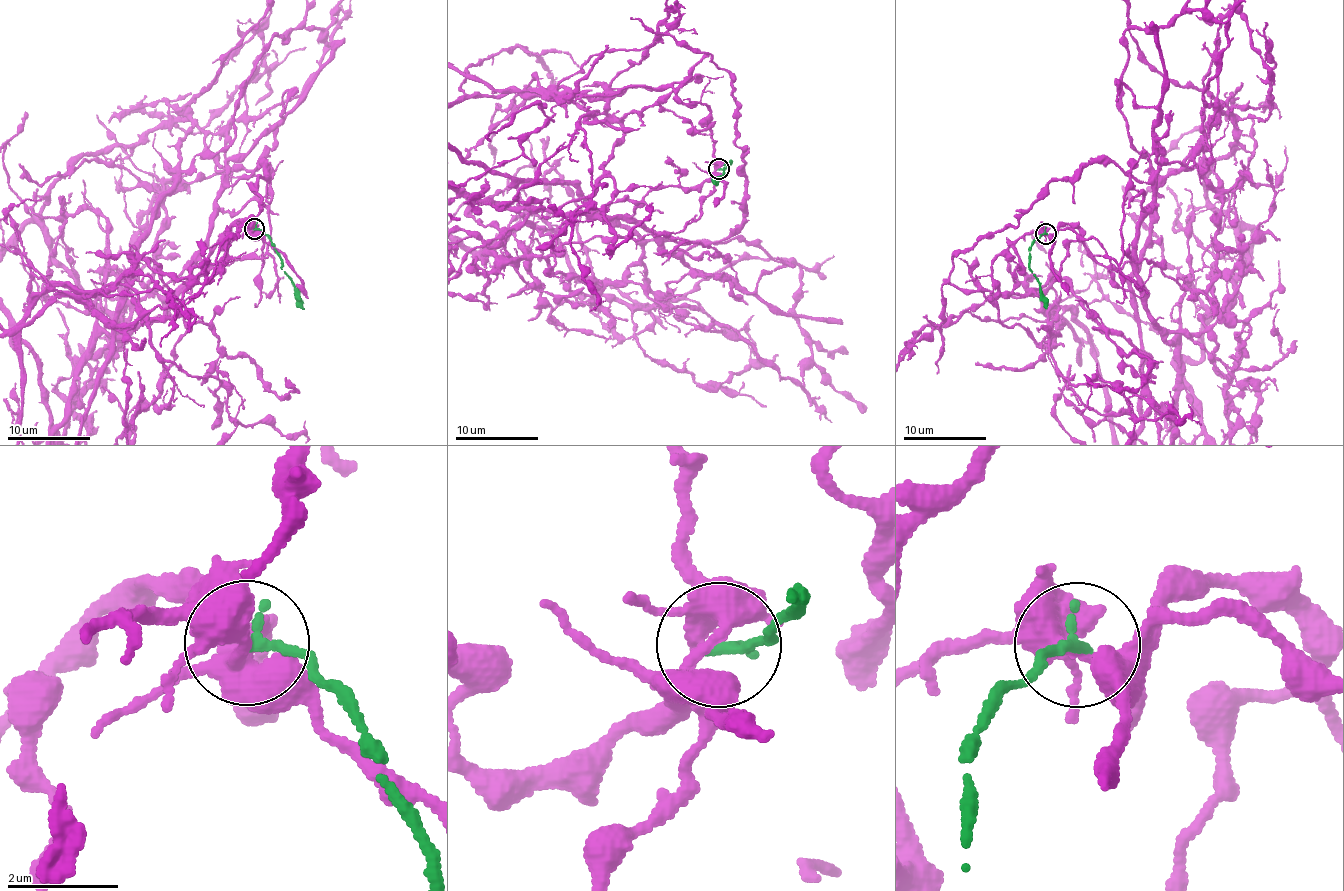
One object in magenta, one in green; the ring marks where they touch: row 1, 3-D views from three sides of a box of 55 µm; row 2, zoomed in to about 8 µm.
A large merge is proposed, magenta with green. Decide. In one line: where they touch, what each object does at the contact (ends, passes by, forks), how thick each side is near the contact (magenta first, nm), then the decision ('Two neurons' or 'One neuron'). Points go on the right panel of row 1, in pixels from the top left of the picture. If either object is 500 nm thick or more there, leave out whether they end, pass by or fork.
Place: (1046, 233). At the ring magenta forks. At the ring green ends. Thickness 280 nm (magenta) against 180 nm. Two neurons

